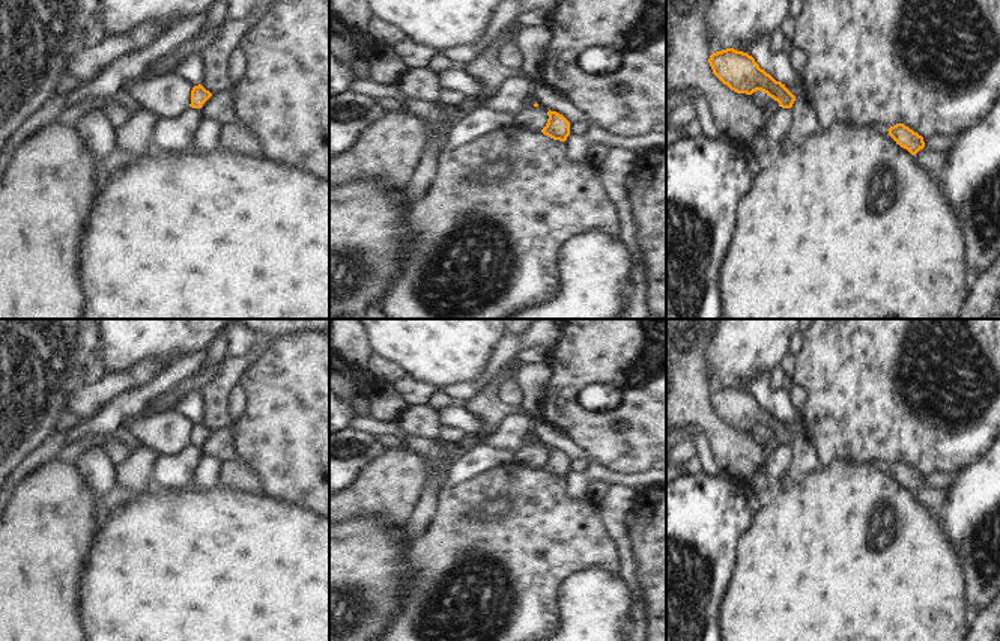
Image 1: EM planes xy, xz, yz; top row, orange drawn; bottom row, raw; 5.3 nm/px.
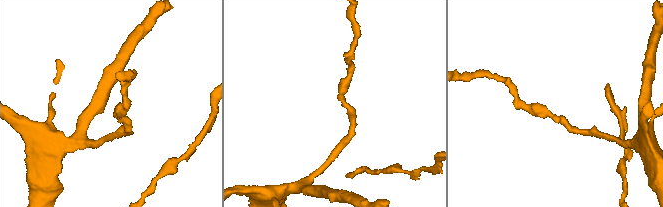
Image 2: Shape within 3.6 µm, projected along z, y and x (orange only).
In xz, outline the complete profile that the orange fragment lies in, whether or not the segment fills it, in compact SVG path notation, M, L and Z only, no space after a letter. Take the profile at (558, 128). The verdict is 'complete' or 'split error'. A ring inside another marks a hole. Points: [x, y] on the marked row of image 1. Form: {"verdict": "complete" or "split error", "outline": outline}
{"verdict": "complete", "outline": "M547 111L547 123L541 132L553 140L565 141L570 135L570 122L556 111Z"}

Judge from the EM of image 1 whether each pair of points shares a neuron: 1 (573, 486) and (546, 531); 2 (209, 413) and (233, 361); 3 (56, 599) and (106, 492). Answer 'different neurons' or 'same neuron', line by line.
1: different neurons
2: same neuron
3: different neurons

